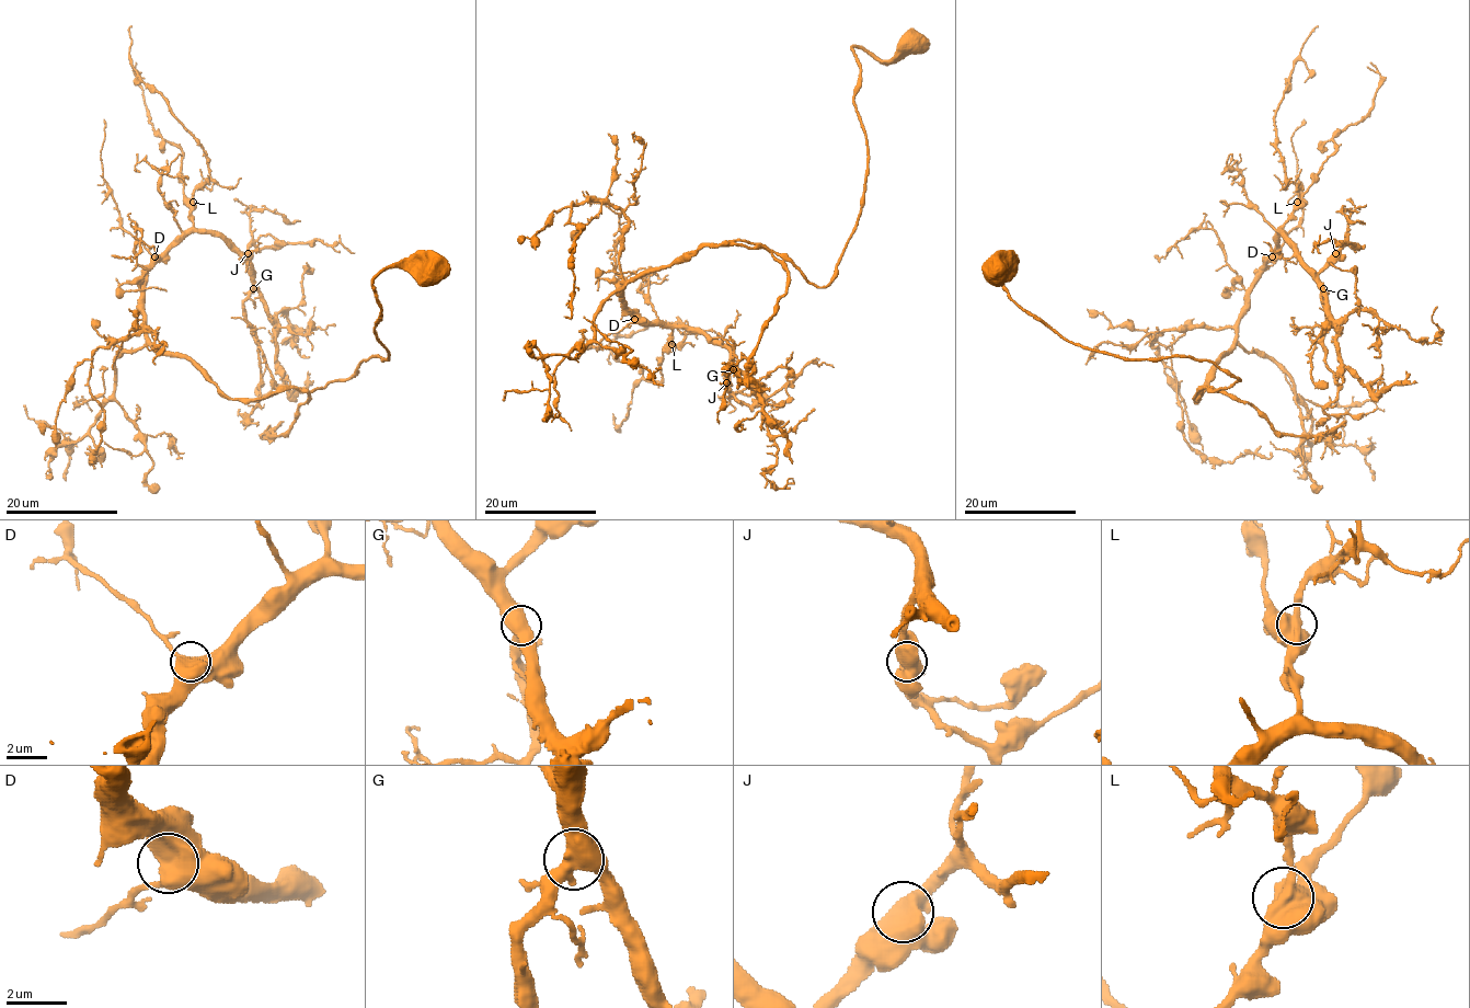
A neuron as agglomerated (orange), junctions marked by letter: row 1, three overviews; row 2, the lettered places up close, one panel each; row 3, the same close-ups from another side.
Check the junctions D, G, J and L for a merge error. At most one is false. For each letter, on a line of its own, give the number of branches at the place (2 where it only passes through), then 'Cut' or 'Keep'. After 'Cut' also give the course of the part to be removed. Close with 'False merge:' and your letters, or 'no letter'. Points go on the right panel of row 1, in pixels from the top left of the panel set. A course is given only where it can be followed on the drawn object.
D: Branches: 2. Keep
G: Branches: 2. Keep
J: Branches: 2. Keep
L: Branches: 2. Keep
False merge: no letter

